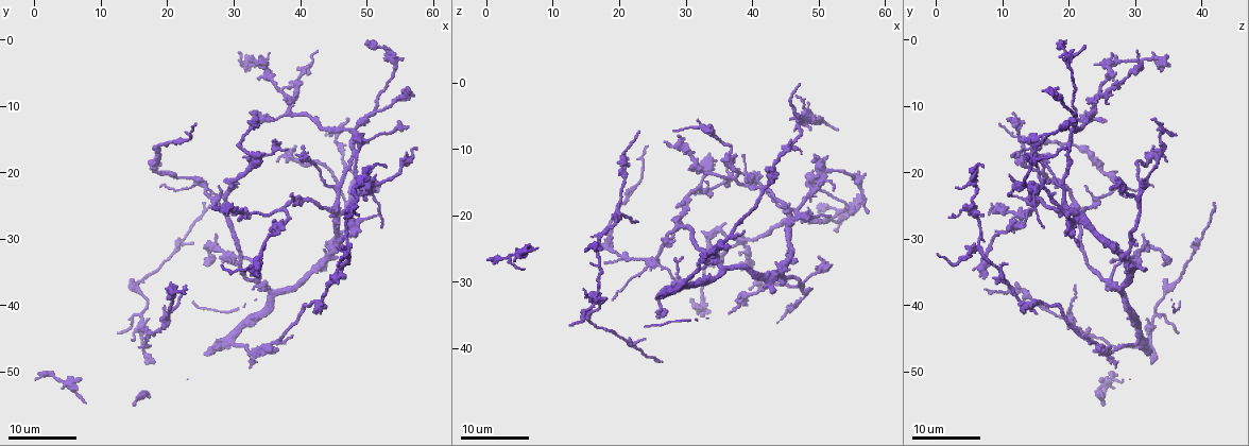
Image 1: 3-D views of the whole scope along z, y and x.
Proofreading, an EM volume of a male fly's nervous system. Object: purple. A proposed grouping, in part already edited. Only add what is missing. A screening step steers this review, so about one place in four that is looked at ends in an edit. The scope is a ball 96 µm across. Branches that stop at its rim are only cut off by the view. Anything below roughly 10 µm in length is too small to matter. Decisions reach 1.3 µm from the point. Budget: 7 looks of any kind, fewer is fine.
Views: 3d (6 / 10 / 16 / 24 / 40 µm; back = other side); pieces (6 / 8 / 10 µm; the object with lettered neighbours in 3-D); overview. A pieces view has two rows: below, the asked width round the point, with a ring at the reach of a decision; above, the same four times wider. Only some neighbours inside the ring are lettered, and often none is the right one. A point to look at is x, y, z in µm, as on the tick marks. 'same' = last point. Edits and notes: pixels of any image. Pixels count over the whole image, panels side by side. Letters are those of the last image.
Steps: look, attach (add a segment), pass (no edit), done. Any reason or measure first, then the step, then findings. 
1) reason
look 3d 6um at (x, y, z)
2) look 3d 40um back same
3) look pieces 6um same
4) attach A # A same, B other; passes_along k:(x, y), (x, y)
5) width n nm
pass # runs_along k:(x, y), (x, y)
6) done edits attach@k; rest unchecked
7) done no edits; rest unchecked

free end
look 3d 16um at (19.0, 21.5, 33.0)

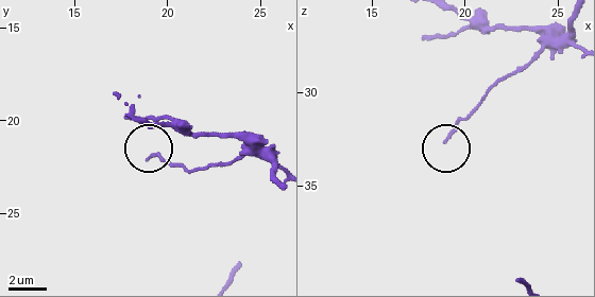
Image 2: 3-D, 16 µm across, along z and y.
look pieces 10um at (19.1, 22.1, 32.6)

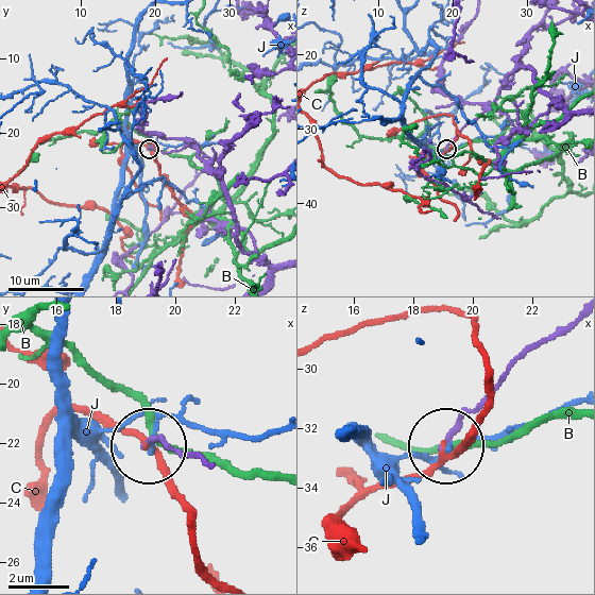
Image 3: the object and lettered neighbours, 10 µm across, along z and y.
pass # B other, C other, J other; runs_along 3:(231, 203), (225, 187), (192, 148), (166, 152), (148, 148); no lettered segment goes on from it

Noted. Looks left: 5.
look 3d 24um at (28.0, 34.0, 7.0)

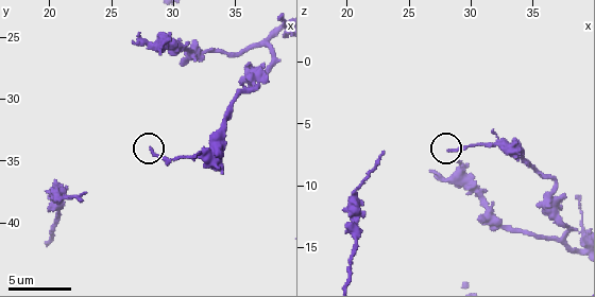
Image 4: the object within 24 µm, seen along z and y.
look pieces 10um at (28.2, 34.0, 7.2)

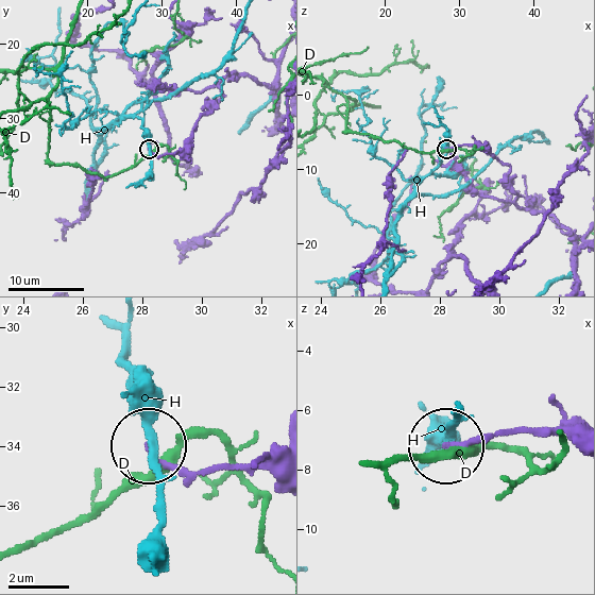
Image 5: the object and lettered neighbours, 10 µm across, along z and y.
width 180 nm
pass # D other, H other; none of them fits

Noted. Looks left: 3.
an open end
look 3d 24um at (51.5, 20.5, 11.5)

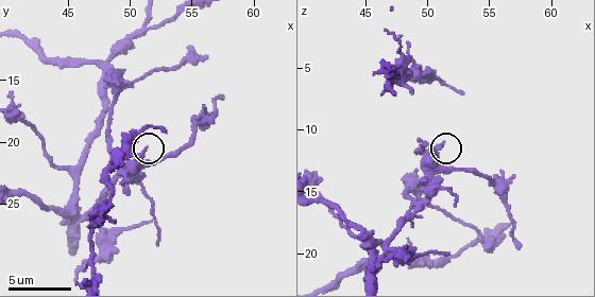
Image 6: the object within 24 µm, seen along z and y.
look 3d 10um at (51.2, 20.6, 11.2)

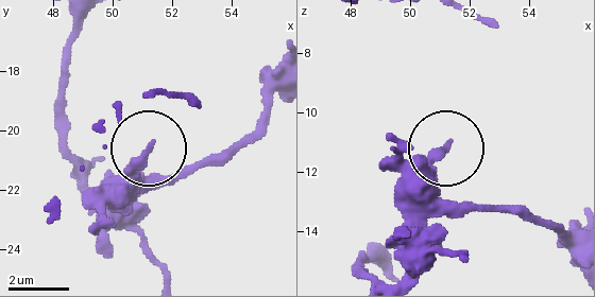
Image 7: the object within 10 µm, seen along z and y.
see the neighbours
look pieces 6um at (51.2, 20.5, 11.1)

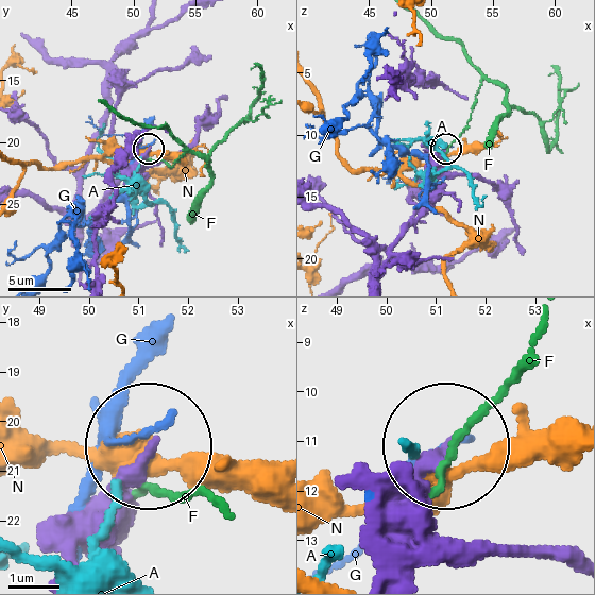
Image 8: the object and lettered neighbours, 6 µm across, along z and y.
width 200 nm
pass # A other, F other, G other, N other; no lettered segment goes on from it

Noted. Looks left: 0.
done no edits; rest unchecked

